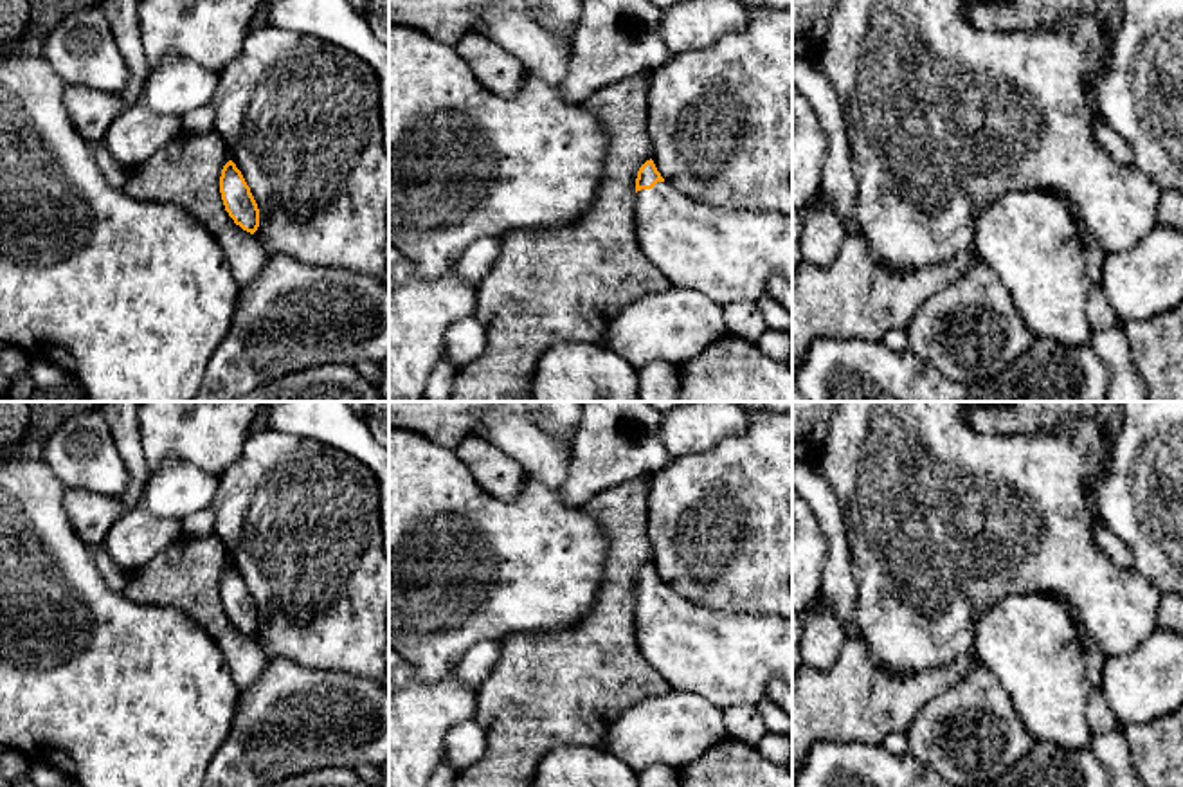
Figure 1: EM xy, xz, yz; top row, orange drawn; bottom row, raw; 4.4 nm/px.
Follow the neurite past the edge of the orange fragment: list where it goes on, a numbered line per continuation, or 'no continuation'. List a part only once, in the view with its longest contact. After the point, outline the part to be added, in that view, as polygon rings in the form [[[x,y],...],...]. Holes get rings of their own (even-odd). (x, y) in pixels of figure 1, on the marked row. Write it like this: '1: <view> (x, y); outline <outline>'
1: xz (726, 254); outline [[[664,180],[652,189],[636,193],[636,223],[643,254],[670,279],[673,288],[697,290],[720,306],[735,299],[760,301],[767,294],[767,283],[772,276],[783,276],[792,283],[792,213],[781,214],[700,204]]]

